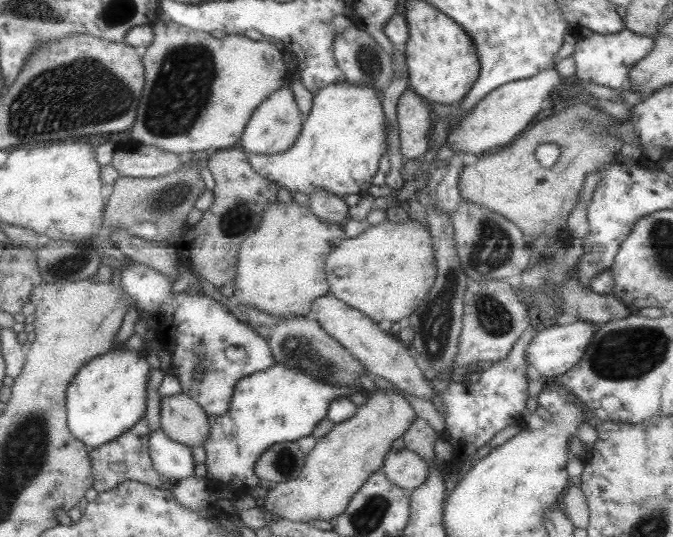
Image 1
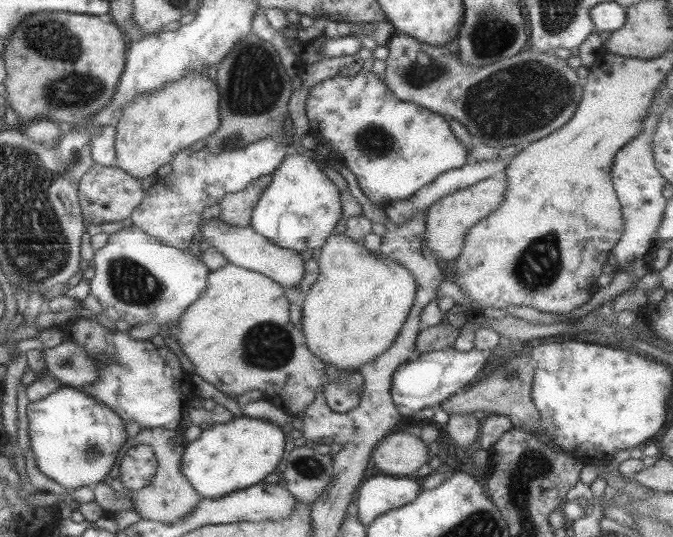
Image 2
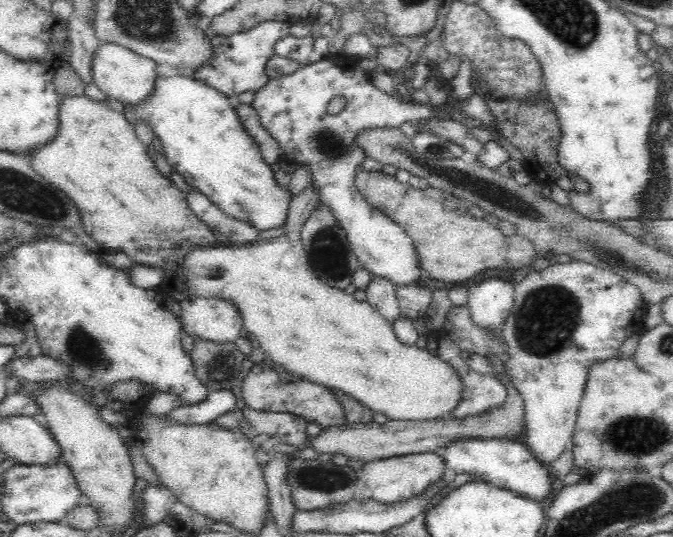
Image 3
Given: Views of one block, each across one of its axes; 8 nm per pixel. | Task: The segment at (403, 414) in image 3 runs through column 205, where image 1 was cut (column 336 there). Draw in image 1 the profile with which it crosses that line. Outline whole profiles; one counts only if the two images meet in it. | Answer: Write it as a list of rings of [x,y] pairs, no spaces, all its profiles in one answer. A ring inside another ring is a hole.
[[[409,218],[395,223],[386,219],[354,238],[339,242],[325,262],[330,294],[379,323],[409,317],[430,292],[436,280],[436,259],[429,229]]]

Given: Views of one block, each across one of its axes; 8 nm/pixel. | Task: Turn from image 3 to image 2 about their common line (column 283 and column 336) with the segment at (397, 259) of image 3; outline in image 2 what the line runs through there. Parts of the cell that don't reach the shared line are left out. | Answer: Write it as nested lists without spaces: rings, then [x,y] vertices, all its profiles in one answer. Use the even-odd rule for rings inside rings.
[[[364,69],[356,76],[333,76],[308,90],[305,111],[316,140],[330,141],[337,152],[335,162],[345,165],[356,175],[358,185],[372,203],[396,202],[411,196],[436,177],[471,161],[466,145],[460,142],[448,119],[418,104],[403,102],[386,87],[380,76]]]

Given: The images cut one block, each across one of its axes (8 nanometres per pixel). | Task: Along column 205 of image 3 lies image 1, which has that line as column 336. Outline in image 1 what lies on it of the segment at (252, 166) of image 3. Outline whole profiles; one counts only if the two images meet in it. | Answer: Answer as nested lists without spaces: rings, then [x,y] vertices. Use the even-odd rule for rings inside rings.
[[[344,81],[322,88],[314,94],[314,105],[294,145],[281,154],[249,154],[255,172],[285,187],[290,192],[305,192],[310,196],[316,189],[344,197],[364,194],[372,186],[372,177],[386,152],[386,117],[382,111],[383,93],[372,86]]]

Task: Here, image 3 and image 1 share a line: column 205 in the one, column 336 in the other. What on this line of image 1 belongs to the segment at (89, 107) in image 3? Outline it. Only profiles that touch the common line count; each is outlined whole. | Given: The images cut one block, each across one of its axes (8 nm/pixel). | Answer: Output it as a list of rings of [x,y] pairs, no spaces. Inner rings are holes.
[[[294,200],[286,205],[277,201],[270,203],[262,213],[262,223],[258,225],[256,232],[242,241],[238,252],[233,295],[241,305],[251,306],[274,317],[312,315],[315,298],[330,294],[325,273],[326,259],[337,244],[346,238],[341,223],[328,223],[318,219],[308,206],[301,206]]]

